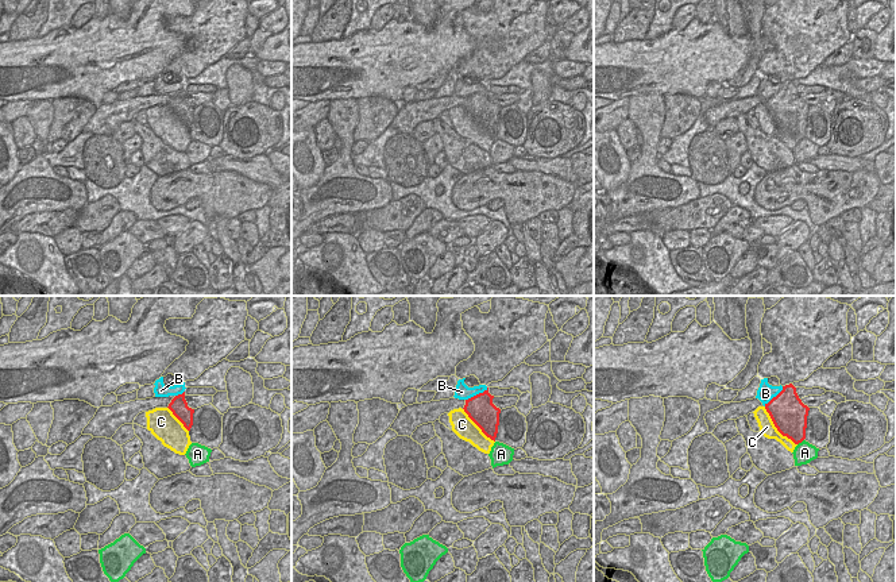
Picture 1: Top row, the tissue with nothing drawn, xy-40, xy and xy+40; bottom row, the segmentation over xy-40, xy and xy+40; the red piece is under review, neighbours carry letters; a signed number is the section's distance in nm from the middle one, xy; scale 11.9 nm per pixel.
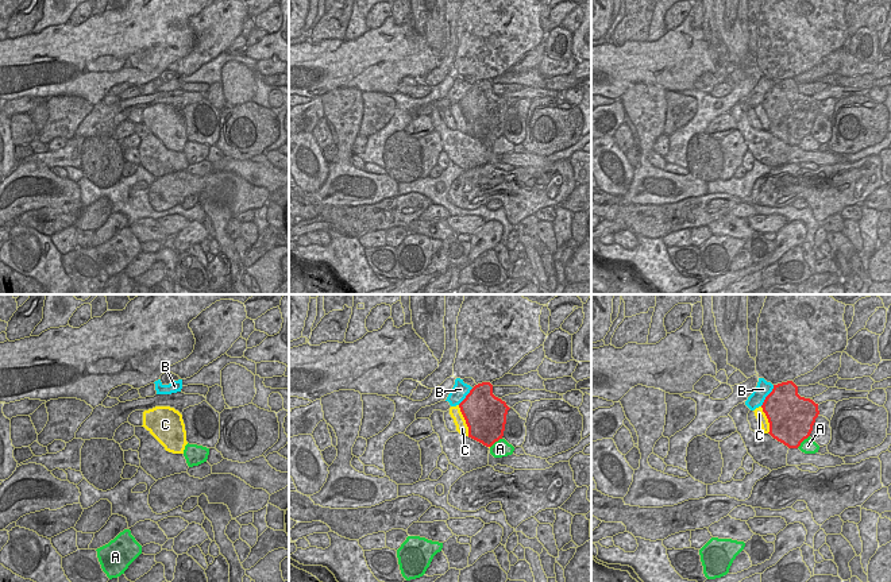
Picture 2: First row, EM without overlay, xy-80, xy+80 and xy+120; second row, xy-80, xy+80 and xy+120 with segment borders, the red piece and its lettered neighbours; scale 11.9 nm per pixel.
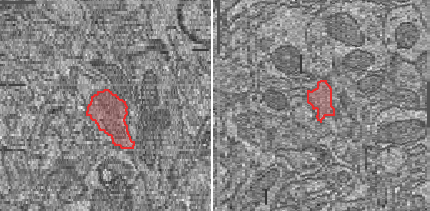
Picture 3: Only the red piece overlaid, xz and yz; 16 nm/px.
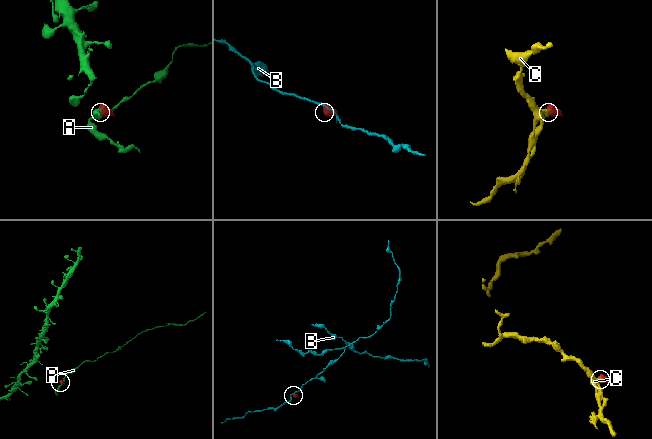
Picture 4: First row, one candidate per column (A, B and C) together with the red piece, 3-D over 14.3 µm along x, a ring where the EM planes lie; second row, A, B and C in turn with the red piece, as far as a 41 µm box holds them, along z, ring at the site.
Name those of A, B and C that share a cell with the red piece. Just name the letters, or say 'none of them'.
none of them

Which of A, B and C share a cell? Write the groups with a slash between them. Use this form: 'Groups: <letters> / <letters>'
Groups: A / B / C

